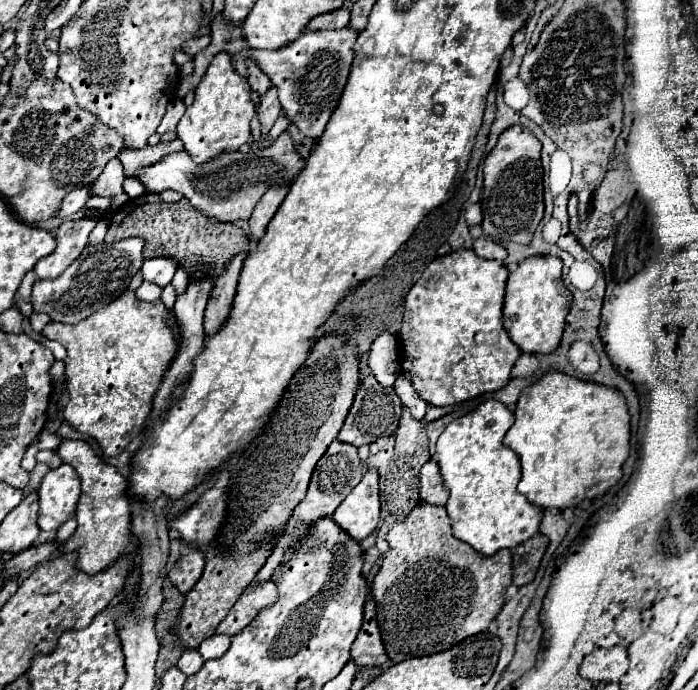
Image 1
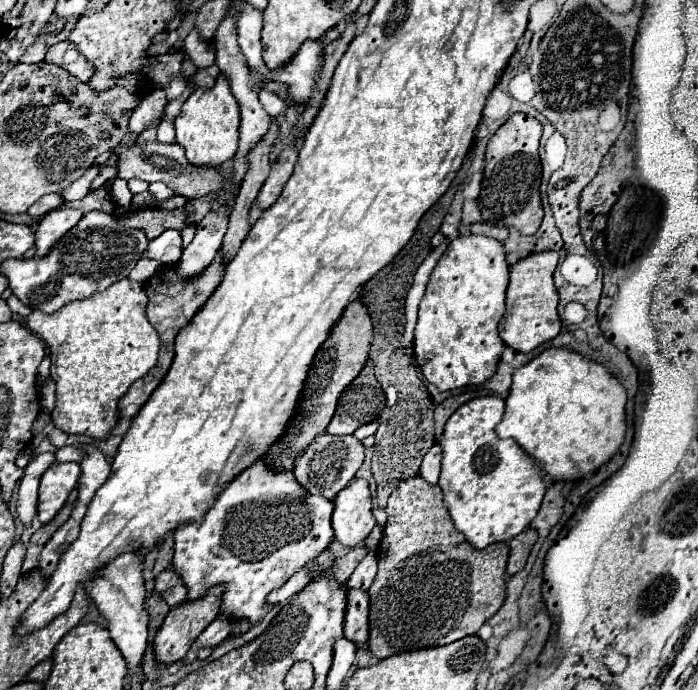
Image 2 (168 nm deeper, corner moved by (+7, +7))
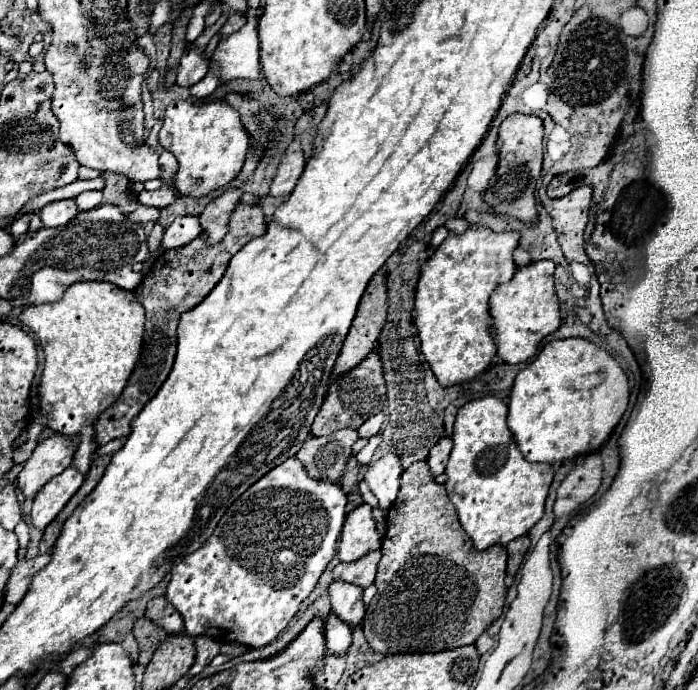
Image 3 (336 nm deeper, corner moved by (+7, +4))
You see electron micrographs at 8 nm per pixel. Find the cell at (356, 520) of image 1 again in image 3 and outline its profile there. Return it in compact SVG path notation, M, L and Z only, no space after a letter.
M362 503L344 521L344 529L338 545L338 559L342 563L354 563L382 547L382 535L376 531L372 507Z

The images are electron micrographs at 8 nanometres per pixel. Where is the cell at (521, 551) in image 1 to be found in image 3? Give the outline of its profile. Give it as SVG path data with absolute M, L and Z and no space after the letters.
M526 535L514 539L510 545L506 545L506 551L508 551L508 575L518 573L518 569L524 563L524 557L528 553L528 547L530 547L530 539Z

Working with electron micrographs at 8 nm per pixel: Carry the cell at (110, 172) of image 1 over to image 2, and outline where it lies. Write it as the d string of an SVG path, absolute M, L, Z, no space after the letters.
M94 164L92 168L88 168L76 182L72 182L68 188L62 190L62 198L64 200L80 200L80 198L84 198L90 192L92 180L98 176L98 172L100 172L98 164Z

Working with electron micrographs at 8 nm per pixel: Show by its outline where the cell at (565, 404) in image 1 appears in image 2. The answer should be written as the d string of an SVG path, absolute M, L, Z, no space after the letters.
M548 348L514 372L506 412L496 426L496 434L500 438L514 438L534 458L536 466L542 468L544 478L578 482L600 470L620 450L626 436L626 390L604 366L572 350Z

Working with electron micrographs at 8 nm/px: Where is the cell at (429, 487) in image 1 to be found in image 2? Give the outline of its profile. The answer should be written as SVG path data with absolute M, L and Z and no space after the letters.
M434 444L426 456L422 458L422 466L420 466L420 476L428 482L428 484L438 484L438 476L440 476L440 462L442 462L442 450L438 444Z

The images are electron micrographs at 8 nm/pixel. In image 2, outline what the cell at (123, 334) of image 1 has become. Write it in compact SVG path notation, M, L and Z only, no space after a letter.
M126 278L86 300L66 304L66 308L60 308L54 314L32 310L32 314L26 318L28 328L50 348L50 376L56 382L56 408L52 412L52 422L56 428L68 434L86 434L96 440L106 440L112 434L120 418L118 400L126 394L130 384L142 378L158 360L160 336L146 318L146 304L148 296L142 284Z

